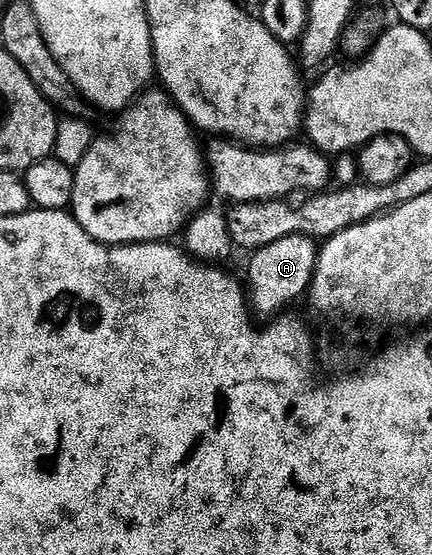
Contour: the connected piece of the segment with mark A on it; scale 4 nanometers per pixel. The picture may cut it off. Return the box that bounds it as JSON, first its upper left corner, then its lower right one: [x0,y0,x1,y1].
[247,234,319,319]

